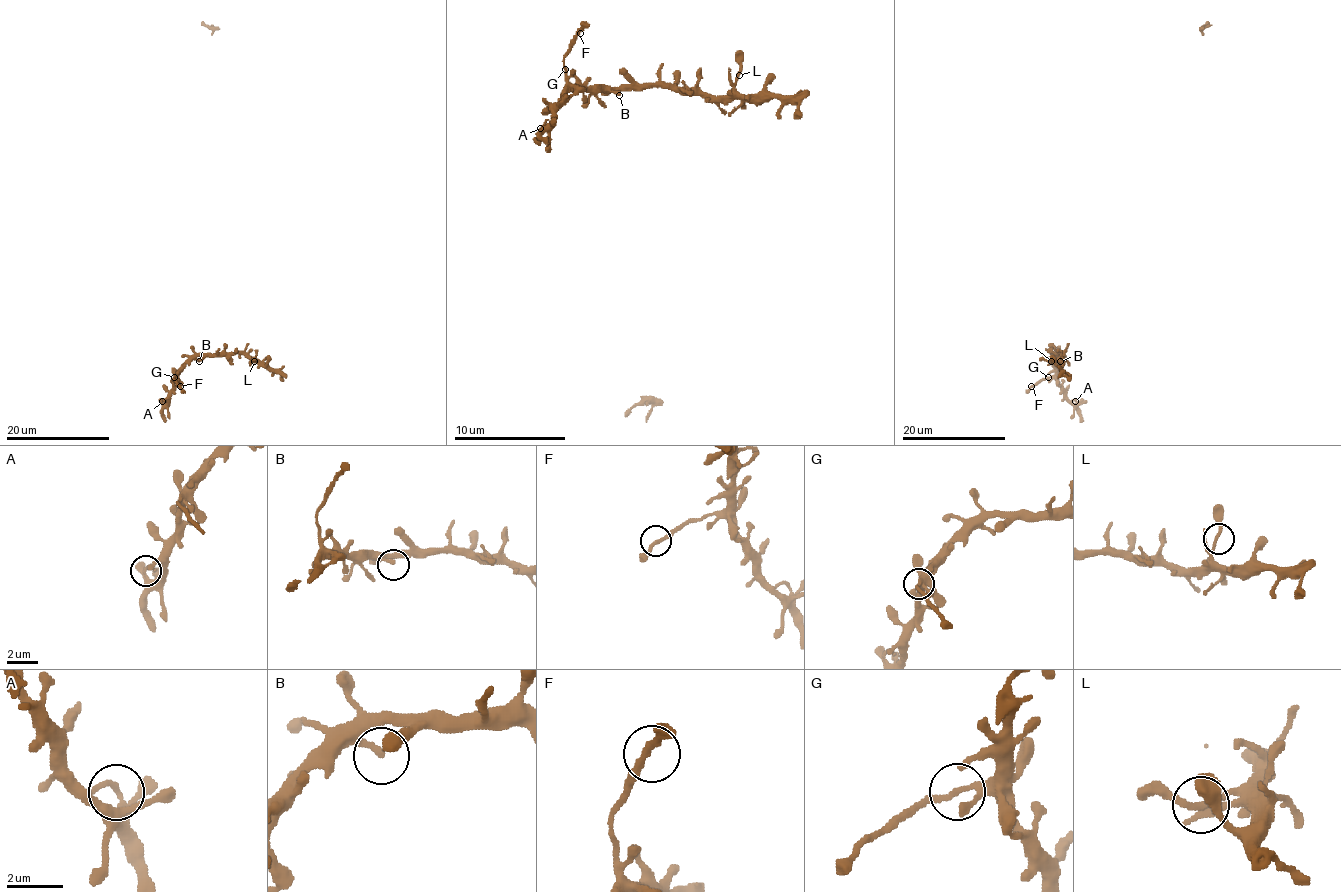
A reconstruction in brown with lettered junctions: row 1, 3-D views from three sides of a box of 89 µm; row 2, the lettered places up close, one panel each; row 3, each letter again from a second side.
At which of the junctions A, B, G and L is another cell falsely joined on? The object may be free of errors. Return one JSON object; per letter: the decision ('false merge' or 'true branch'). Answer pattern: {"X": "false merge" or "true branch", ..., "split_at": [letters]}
{"A": "true branch", "B": "true branch", "G": "false merge", "L": "true branch", "split_at": ["G"]}

